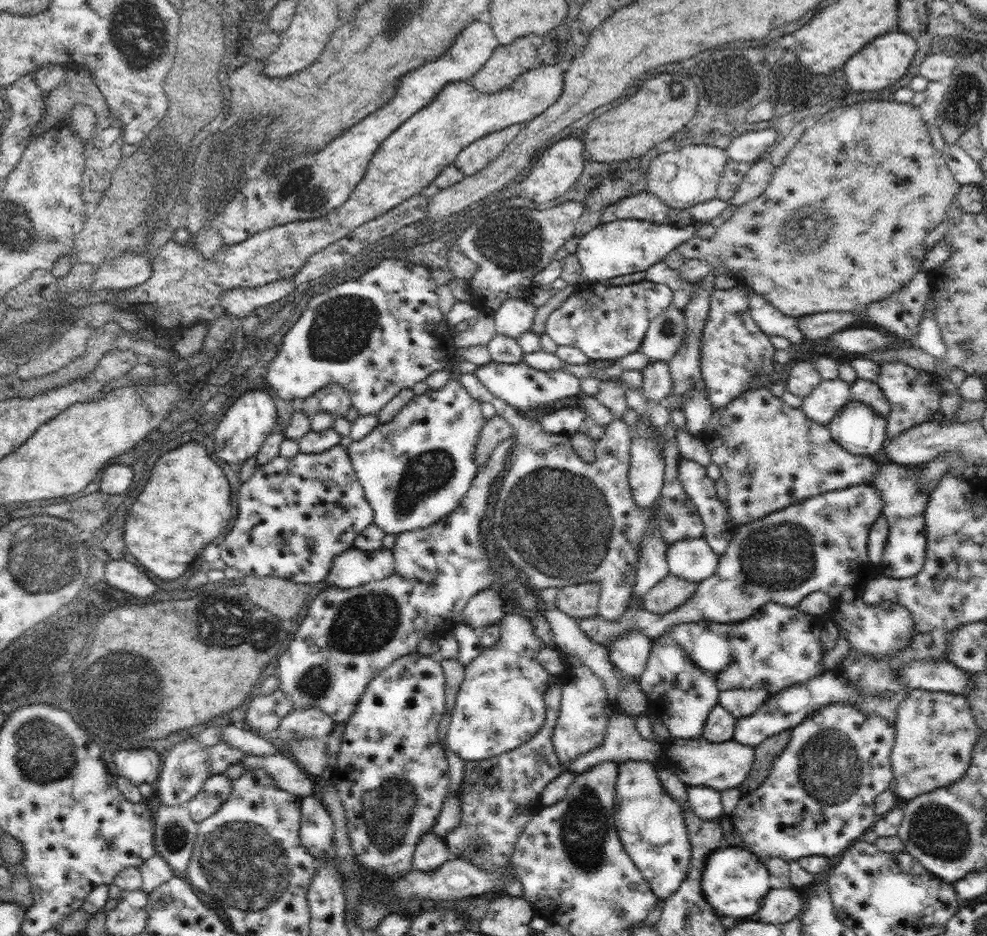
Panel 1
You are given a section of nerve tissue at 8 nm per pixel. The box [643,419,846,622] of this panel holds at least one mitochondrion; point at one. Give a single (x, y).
(781, 556)

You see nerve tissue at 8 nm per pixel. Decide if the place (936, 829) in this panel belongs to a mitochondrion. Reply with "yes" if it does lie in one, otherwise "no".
yes

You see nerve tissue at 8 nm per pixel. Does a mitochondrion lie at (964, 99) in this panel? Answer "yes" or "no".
yes

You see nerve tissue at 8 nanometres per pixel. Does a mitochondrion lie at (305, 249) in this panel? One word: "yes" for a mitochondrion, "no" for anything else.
no

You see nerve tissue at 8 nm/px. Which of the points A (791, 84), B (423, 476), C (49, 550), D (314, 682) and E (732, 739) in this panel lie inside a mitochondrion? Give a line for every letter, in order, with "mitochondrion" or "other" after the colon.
A: mitochondrion
B: mitochondrion
C: mitochondrion
D: mitochondrion
E: other

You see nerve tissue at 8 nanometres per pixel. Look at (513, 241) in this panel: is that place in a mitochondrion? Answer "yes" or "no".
yes

